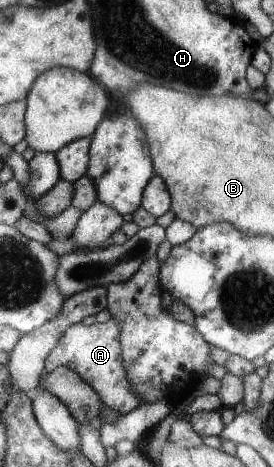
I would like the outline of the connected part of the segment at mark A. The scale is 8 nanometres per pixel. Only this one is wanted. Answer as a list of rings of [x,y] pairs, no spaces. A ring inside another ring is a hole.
[[[110,319],[107,322],[95,322],[85,326],[81,322],[72,325],[59,338],[44,363],[45,373],[56,367],[65,366],[76,371],[86,381],[107,408],[118,411],[122,416],[133,411],[141,399],[132,389],[130,379],[127,379],[126,369],[122,360],[122,343],[118,323]]]

